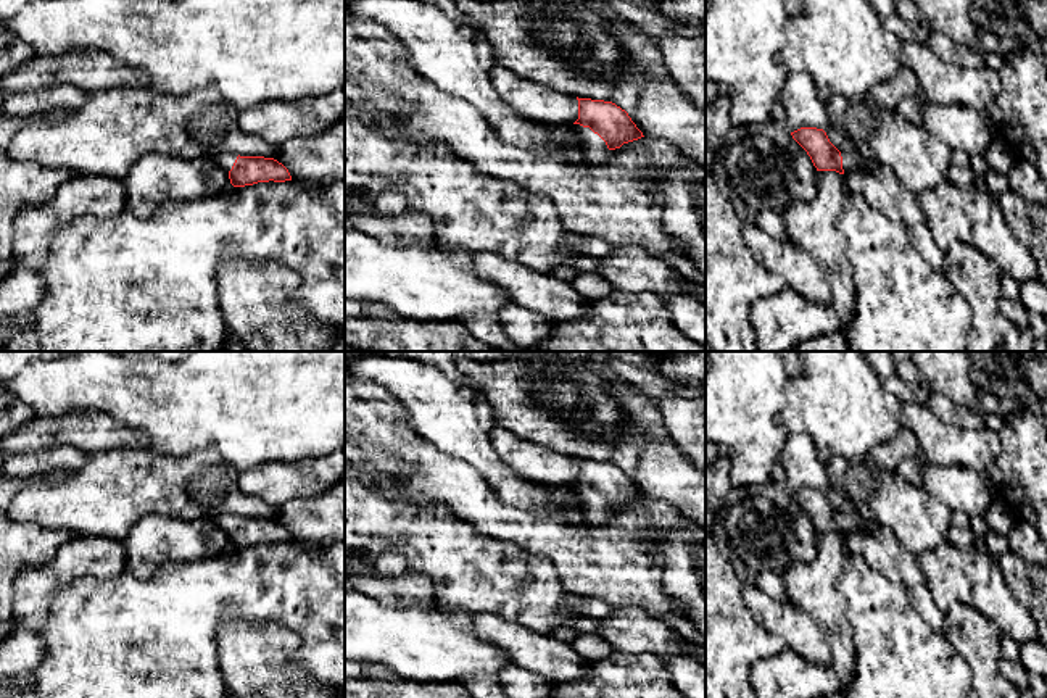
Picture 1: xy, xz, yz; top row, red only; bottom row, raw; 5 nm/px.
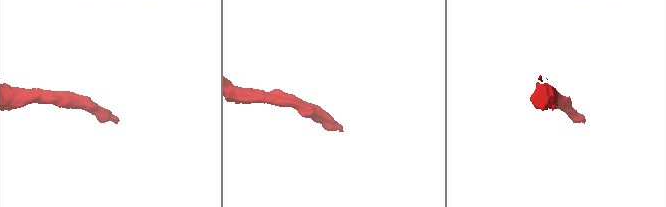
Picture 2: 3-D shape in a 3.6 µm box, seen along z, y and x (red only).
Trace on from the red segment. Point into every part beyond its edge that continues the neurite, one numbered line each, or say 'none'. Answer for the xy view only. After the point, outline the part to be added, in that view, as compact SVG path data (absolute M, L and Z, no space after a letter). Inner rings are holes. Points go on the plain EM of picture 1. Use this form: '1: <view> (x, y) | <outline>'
1: xy (223, 521) | M219 513L219 514L216 514L216 516L213 517L213 521L214 521L214 524L216 524L222 532L226 532L226 534L229 535L229 532L232 530L237 517L238 517L238 516L235 516L235 514L222 514L222 513Z

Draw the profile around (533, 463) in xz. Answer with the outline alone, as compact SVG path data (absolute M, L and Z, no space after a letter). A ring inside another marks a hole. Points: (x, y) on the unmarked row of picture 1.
M495 426L490 438L496 455L527 484L567 485L578 480L578 461Z

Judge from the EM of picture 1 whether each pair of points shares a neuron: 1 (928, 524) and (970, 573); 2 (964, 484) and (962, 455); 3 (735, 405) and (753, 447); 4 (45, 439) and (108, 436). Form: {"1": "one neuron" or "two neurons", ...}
{"1": "two neurons", "2": "two neurons", "3": "one neuron", "4": "one neuron"}

